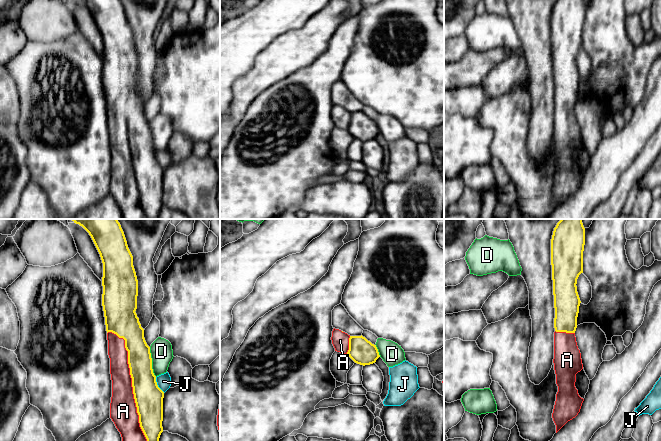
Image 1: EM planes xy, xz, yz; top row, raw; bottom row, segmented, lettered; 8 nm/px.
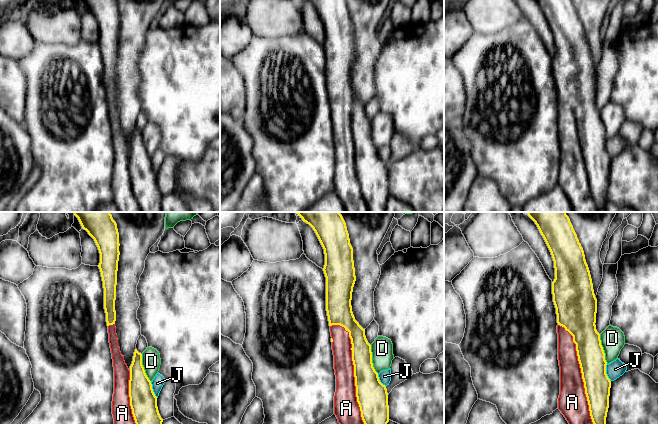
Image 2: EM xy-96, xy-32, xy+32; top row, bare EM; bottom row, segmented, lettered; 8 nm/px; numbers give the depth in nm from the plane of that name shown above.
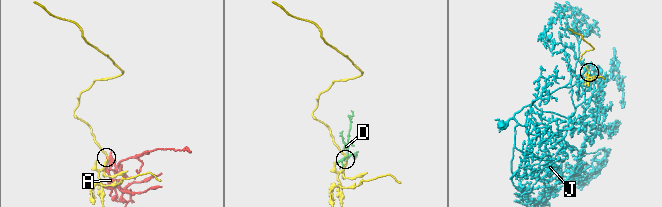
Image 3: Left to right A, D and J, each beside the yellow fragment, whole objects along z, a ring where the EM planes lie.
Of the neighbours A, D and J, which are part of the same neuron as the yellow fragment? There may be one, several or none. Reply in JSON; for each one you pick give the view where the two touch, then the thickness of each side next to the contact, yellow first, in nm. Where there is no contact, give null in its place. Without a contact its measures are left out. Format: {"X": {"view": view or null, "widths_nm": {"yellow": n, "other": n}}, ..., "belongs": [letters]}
{"A": {"view": "xy", "widths_nm": {"yellow": 220, "other": 220}}, "belongs": ["A"]}

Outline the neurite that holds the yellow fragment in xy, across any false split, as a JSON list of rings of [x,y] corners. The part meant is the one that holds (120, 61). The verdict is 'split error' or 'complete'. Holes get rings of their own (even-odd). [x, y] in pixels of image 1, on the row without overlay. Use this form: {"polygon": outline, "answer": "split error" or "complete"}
{"polygon": [[[79,0],[91,12],[103,39],[102,82],[108,116],[112,173],[110,194],[123,219],[159,219],[163,208],[164,168],[158,163],[152,145],[150,123],[136,90],[138,56],[133,32],[120,0]]], "answer": "split error"}

